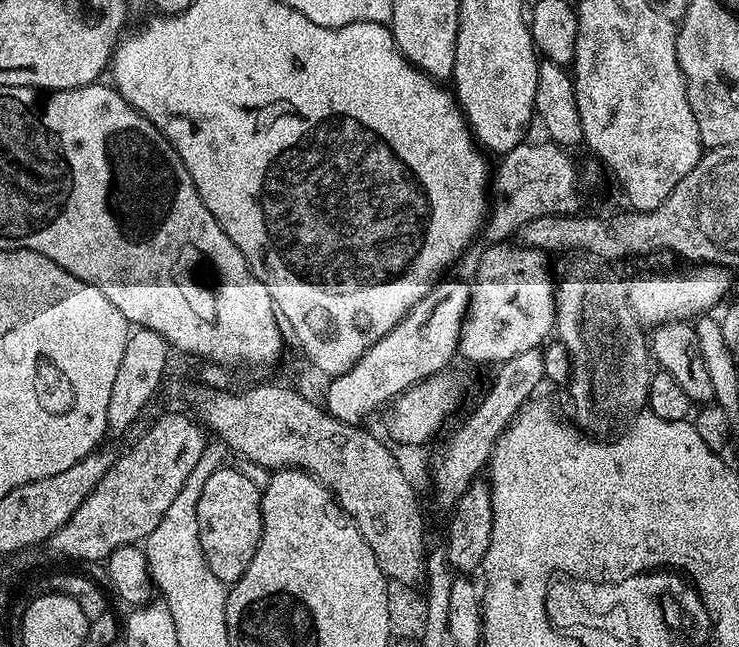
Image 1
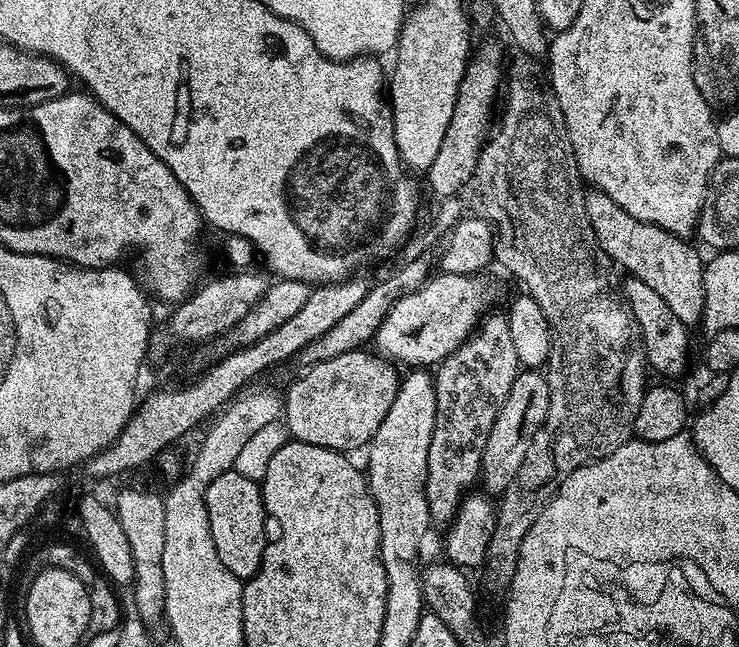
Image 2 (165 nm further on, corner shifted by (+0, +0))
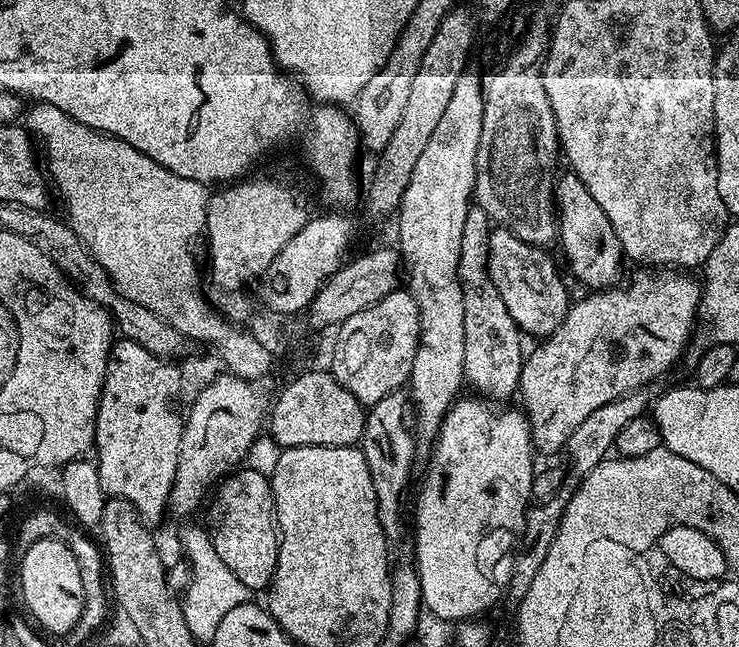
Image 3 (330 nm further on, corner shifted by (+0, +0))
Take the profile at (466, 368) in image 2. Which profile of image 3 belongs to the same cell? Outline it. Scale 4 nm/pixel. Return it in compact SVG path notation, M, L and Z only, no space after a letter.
M479 206L468 209L466 223L462 226L458 278L462 286L462 331L466 334L464 383L476 391L473 393L492 402L501 402L517 395L526 348L520 345L520 328L514 318L510 318L510 310L506 310L506 302L502 302L502 294L498 294L498 286L494 286L488 273L493 227L492 221Z

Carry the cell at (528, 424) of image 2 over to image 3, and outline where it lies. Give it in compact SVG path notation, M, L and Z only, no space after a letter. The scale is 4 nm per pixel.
M644 270L641 276L636 276L632 280L629 288L625 286L617 286L615 288L605 288L603 290L592 290L584 296L580 301L573 303L568 309L566 318L562 322L562 326L558 326L558 330L554 330L554 334L550 337L541 339L536 349L529 351L524 357L524 365L522 366L522 374L520 375L520 387L518 389L519 399L524 399L522 403L522 411L528 418L528 425L532 427L532 442L537 453L540 452L556 452L567 445L570 434L574 434L574 430L578 430L578 426L585 420L589 414L594 414L594 410L598 410L598 406L606 406L606 402L614 402L618 398L622 398L631 392L637 392L639 388L649 387L652 380L660 380L676 363L680 360L680 355L684 352L684 347L688 344L688 339L693 339L694 325L698 320L700 310L700 294L701 285L691 280L691 275L685 274L680 270Z

